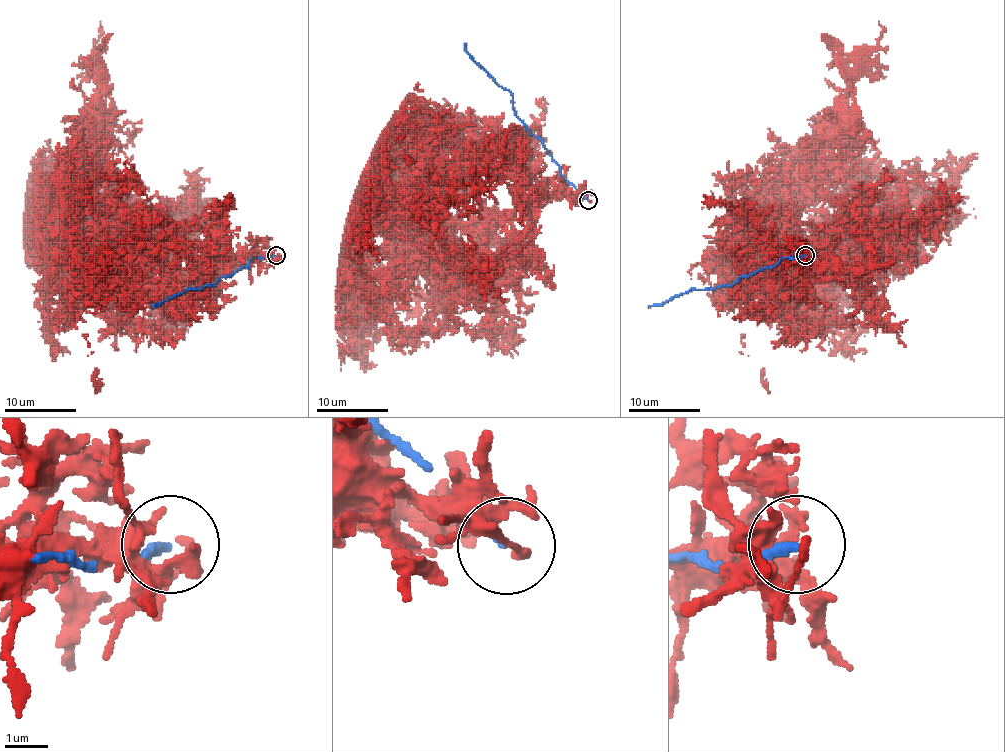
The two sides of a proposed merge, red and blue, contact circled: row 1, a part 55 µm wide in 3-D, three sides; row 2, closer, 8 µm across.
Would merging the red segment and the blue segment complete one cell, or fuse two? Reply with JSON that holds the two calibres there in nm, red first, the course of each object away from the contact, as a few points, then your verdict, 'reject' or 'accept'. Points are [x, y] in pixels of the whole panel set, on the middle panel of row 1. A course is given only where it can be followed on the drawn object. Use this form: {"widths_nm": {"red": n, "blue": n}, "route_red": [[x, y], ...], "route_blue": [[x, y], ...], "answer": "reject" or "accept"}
{"widths_nm": {"red": 180, "blue": 200}, "route_red": [[589, 200], [571, 191], [541, 191], [514, 209], [468, 220], [423, 254], [412, 238], [412, 274]], "route_blue": [[587, 200], [564, 177], [545, 145], [523, 123], [512, 106], [512, 95], [480, 66], [466, 50], [464, 43]], "answer": "reject"}

